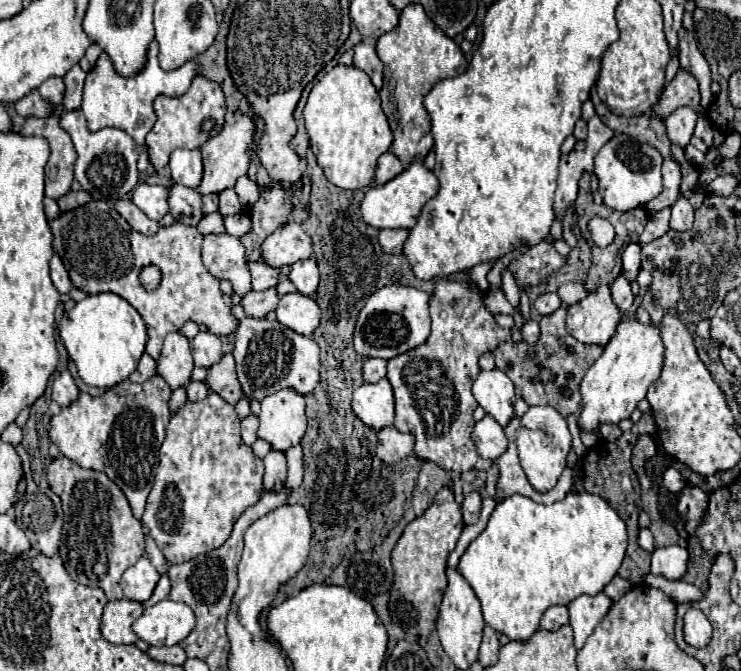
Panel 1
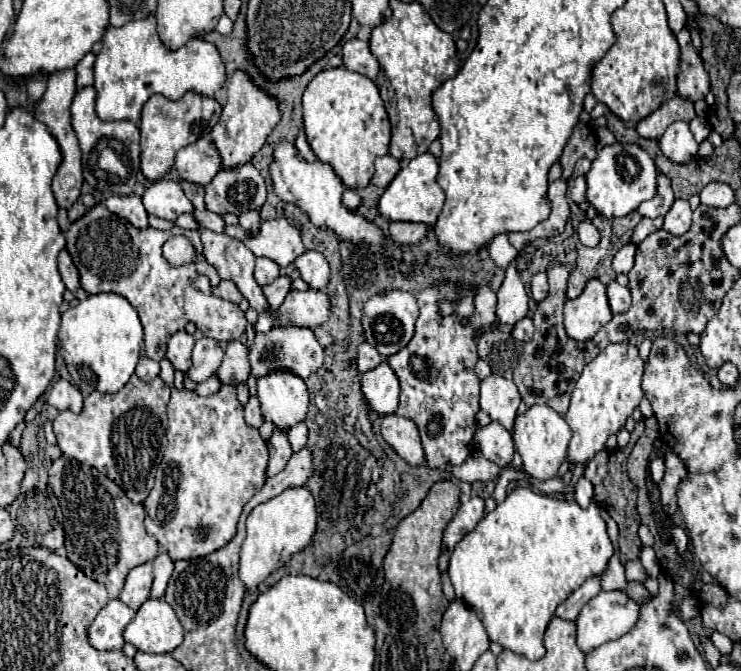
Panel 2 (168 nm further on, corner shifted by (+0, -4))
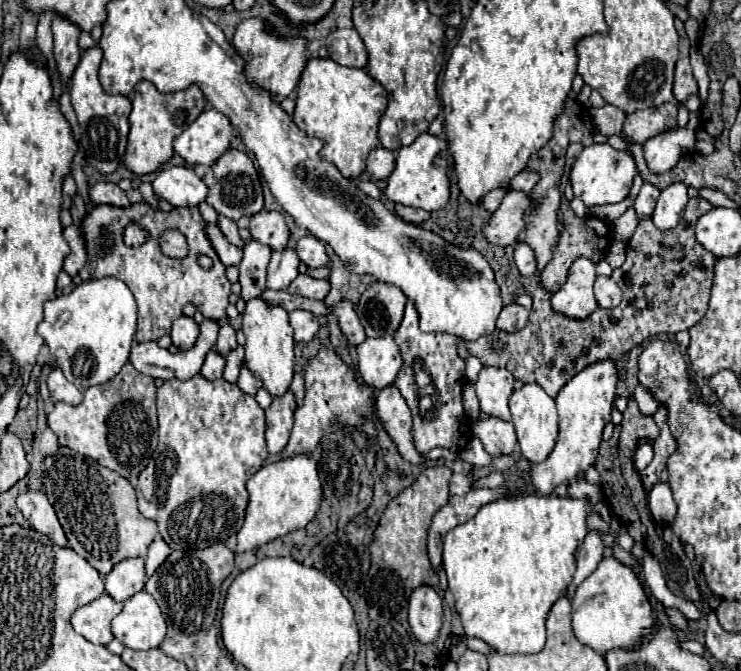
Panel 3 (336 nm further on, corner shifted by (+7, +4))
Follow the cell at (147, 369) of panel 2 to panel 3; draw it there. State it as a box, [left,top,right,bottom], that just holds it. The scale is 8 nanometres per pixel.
[130,320,220,380]

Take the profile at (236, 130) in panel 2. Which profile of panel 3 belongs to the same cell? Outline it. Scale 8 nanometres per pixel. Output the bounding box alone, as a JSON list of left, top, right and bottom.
[232,18,308,104]

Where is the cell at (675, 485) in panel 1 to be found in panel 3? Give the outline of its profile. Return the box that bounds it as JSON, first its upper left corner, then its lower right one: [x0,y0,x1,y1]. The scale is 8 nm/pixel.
[634,444,652,472]

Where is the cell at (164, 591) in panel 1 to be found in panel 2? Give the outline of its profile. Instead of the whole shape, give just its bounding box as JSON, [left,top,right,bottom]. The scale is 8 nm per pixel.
[151,550,173,598]

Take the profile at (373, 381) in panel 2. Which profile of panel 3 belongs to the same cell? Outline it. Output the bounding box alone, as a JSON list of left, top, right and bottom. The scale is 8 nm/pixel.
[358,336,402,390]

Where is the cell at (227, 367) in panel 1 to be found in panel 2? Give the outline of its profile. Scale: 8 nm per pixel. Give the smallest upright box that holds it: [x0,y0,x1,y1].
[217,340,251,384]

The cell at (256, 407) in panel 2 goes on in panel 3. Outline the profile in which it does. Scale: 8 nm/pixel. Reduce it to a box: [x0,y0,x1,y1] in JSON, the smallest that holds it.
[238,366,262,396]

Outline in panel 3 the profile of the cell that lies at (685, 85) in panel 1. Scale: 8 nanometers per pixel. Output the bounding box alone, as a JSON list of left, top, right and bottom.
[624,104,678,144]

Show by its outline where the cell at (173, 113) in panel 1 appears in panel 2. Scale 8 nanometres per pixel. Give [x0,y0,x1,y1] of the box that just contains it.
[141,92,221,180]

